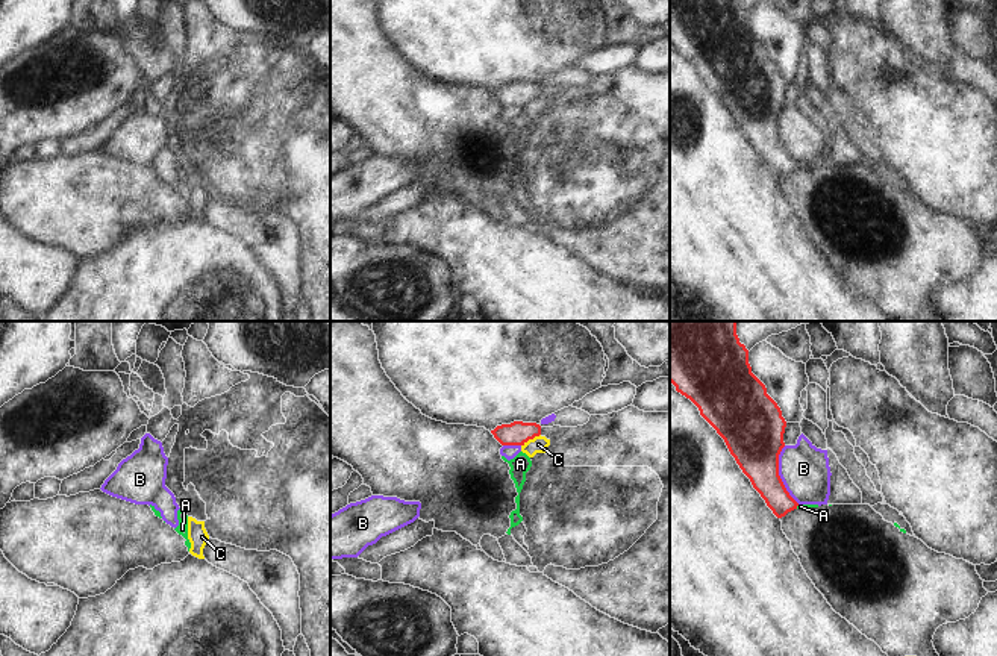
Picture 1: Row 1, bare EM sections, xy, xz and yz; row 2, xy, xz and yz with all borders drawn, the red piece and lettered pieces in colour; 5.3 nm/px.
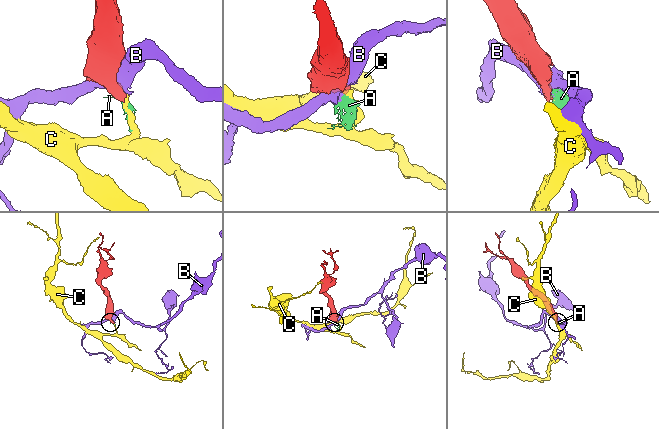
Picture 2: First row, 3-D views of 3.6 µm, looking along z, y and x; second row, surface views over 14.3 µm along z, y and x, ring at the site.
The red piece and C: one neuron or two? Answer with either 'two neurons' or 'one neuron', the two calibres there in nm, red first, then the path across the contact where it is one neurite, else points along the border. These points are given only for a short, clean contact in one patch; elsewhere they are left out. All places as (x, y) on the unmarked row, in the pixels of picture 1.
two neurons; calibres 130 and 90 nm; border xz (540, 94), (521, 106)

